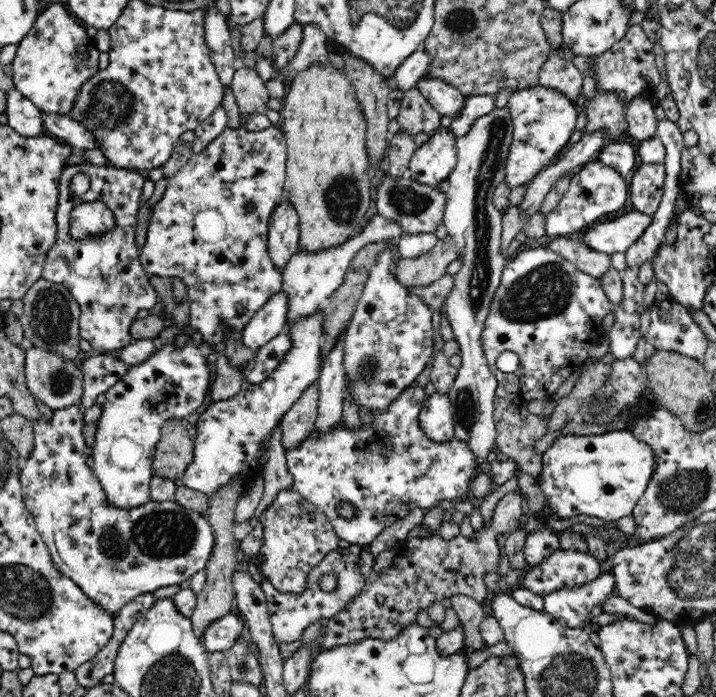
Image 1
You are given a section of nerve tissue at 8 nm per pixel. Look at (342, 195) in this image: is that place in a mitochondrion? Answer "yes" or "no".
yes

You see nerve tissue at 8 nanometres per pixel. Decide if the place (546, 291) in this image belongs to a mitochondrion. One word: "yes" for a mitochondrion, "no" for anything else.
yes

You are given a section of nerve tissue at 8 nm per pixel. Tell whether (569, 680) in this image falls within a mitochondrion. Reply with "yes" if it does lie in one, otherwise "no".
yes

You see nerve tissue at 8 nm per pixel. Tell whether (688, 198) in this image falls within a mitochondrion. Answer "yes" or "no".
no

